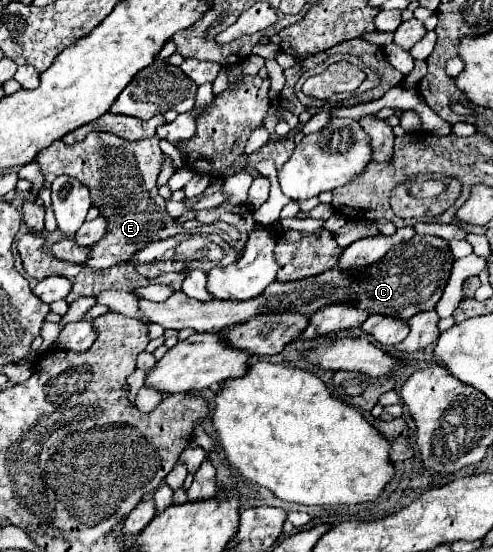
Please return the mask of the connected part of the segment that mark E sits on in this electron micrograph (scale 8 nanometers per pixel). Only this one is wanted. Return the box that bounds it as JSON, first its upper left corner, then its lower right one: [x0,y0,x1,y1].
[36,133,185,269]

